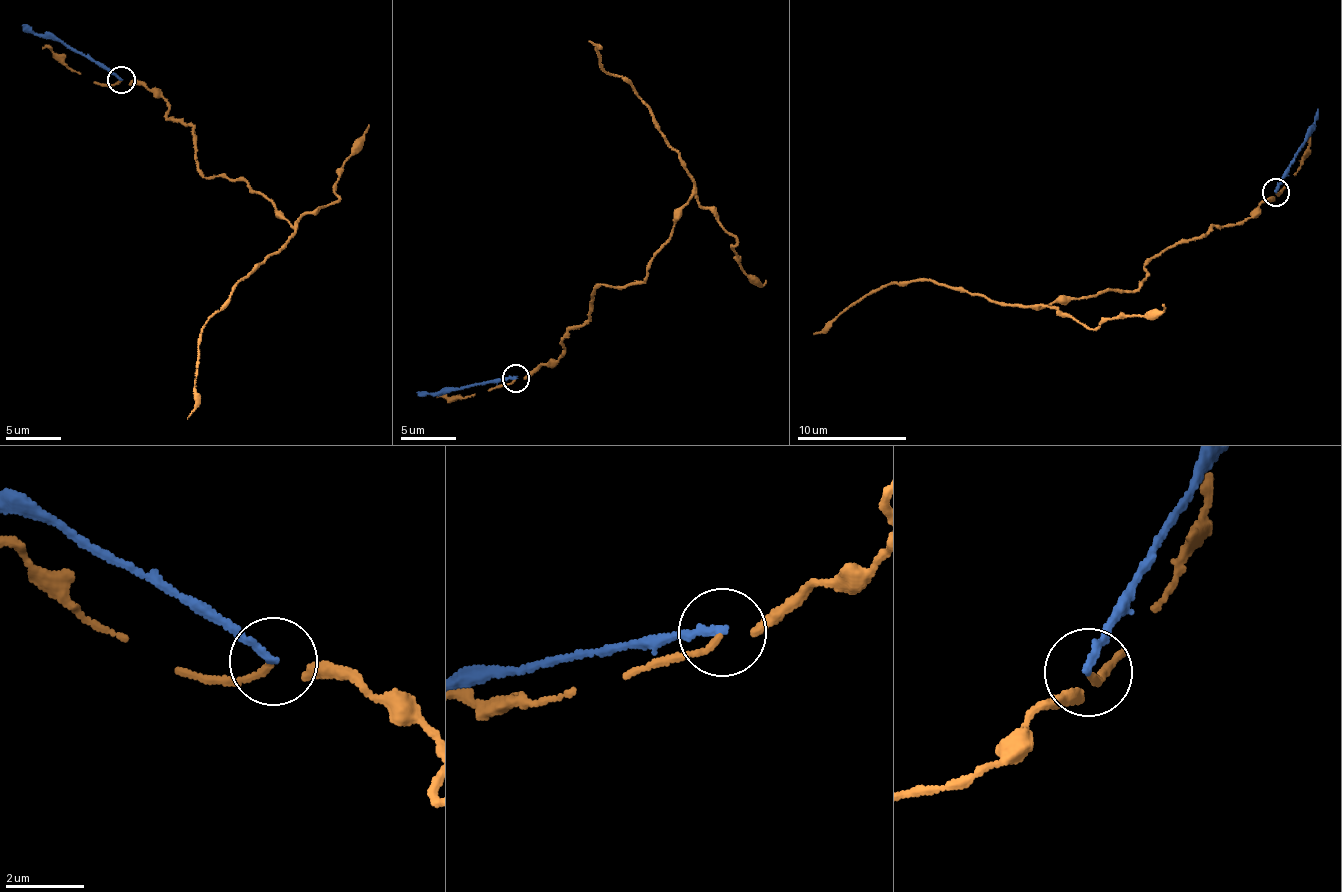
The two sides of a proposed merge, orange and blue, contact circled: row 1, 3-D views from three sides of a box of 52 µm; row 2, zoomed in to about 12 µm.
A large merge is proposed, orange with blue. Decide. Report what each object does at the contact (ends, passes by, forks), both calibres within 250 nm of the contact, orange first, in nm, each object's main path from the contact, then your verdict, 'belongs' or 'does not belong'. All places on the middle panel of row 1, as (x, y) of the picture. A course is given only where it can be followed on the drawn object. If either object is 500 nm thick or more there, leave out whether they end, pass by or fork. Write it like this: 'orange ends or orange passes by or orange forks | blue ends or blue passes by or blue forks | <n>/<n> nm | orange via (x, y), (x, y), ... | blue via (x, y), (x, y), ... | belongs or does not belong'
orange passes by | blue ends | 130/190 nm | orange via (515, 379), (553, 361), (602, 284), (643, 281), (693, 191), (693, 175), (629, 81), (602, 66), (589, 42) | blue via (515, 378), (425, 393), (417, 391) | does not belong

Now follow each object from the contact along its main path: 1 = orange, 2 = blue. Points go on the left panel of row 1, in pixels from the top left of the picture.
1: (120, 81), (158, 92), (166, 118), (190, 126), (205, 178), (246, 184), (294, 226), (200, 334), (188, 418)
2: (120, 79), (63, 41), (30, 34), (22, 25)

